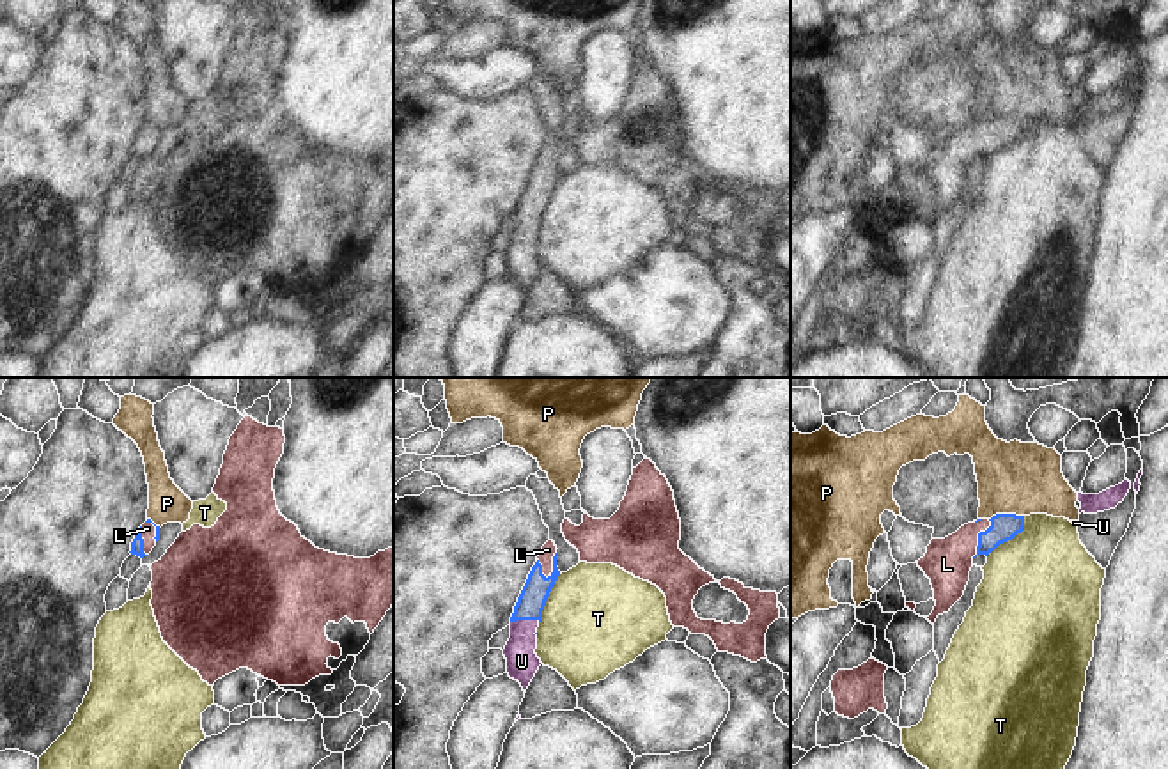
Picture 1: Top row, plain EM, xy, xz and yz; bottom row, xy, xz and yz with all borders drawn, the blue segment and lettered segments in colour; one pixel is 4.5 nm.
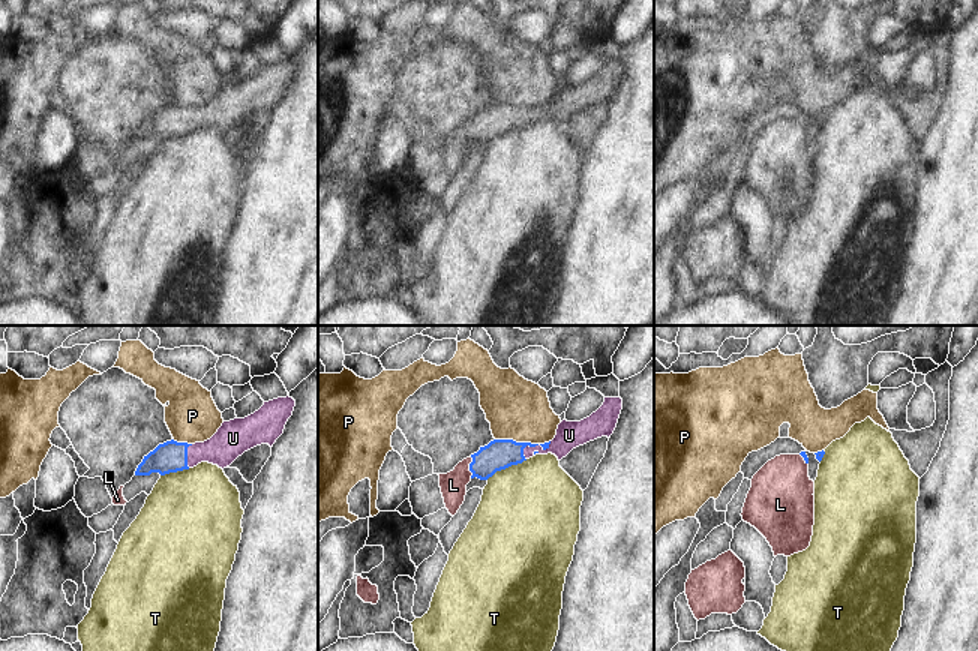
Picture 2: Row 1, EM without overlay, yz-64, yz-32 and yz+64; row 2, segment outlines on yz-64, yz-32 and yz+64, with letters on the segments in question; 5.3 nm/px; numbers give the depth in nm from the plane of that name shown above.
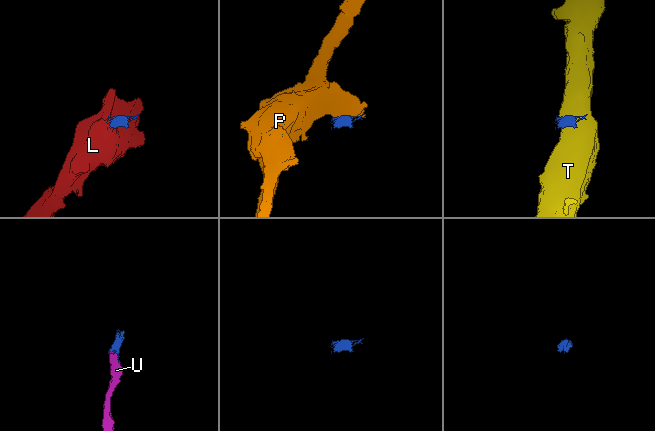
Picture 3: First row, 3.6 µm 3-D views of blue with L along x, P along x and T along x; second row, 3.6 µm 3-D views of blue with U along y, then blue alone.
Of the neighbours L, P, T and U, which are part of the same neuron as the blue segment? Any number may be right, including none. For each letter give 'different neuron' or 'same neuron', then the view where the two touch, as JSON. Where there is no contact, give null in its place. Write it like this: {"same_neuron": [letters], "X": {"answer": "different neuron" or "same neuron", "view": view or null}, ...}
{"same_neuron": ["L", "U"], "L": {"answer": "same neuron", "view": "xz"}, "P": {"answer": "different neuron", "view": "yz"}, "T": {"answer": "different neuron", "view": "yz"}, "U": {"answer": "same neuron", "view": "xz"}}

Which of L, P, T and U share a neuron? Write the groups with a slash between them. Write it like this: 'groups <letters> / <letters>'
groups L U / P / T

